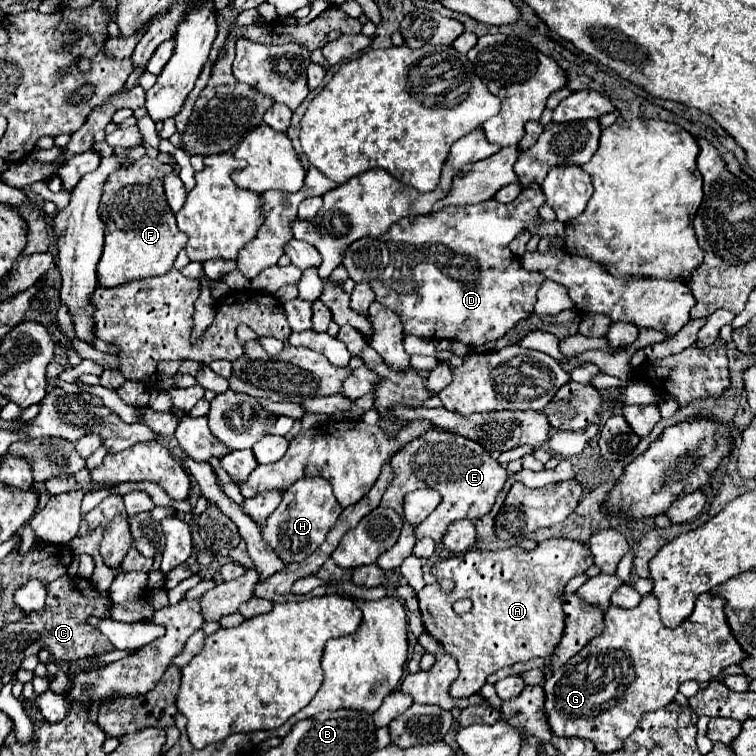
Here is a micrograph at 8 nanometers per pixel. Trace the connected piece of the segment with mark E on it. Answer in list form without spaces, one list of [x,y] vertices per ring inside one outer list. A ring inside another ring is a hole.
[[[428,430],[420,438],[414,438],[404,448],[400,448],[390,458],[390,466],[392,466],[394,478],[388,484],[380,506],[394,508],[400,516],[404,516],[402,502],[410,490],[432,488],[442,494],[442,502],[438,504],[438,508],[424,522],[414,526],[416,540],[430,538],[436,542],[436,550],[442,550],[444,534],[452,522],[464,520],[464,518],[478,520],[478,518],[486,516],[492,510],[496,496],[500,494],[500,490],[508,478],[508,470],[502,468],[484,450],[484,446],[480,446],[478,442],[474,442],[470,438],[450,434],[450,432],[436,432],[436,430]]]

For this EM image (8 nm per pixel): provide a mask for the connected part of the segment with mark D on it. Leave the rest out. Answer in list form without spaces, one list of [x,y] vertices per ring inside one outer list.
[[[538,182],[522,188],[518,198],[510,204],[500,204],[494,198],[466,204],[466,206],[446,206],[436,214],[402,218],[392,226],[392,230],[378,238],[360,238],[352,242],[342,258],[342,266],[354,282],[368,282],[376,294],[376,302],[398,312],[404,322],[404,332],[420,338],[456,338],[458,342],[478,348],[486,342],[502,338],[516,322],[524,320],[534,304],[536,294],[546,277],[540,272],[526,272],[520,266],[520,258],[514,256],[508,244],[524,230],[530,234],[550,238],[552,248],[566,250],[564,224],[554,220],[546,222],[540,218],[538,208],[546,202]]]

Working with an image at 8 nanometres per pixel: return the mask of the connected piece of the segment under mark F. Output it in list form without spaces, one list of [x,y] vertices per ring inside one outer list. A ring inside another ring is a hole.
[[[148,156],[132,162],[128,168],[114,170],[104,182],[100,200],[100,218],[106,226],[104,252],[98,262],[98,282],[104,288],[114,288],[130,280],[166,274],[184,248],[186,234],[178,230],[174,212],[170,210],[162,180],[172,174],[170,164],[162,164]]]

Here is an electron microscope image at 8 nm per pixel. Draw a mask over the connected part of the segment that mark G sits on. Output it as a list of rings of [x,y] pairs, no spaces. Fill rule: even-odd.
[[[652,592],[646,594],[636,608],[610,606],[604,614],[602,634],[592,638],[544,682],[544,708],[552,732],[590,740],[598,752],[622,750],[626,738],[638,728],[640,718],[646,712],[660,710],[674,702],[682,682],[710,682],[728,666],[746,660],[748,654],[728,626],[724,604],[726,600],[720,596],[700,594],[694,612],[678,628],[662,624],[658,598]],[[616,666],[620,668],[618,676]]]

